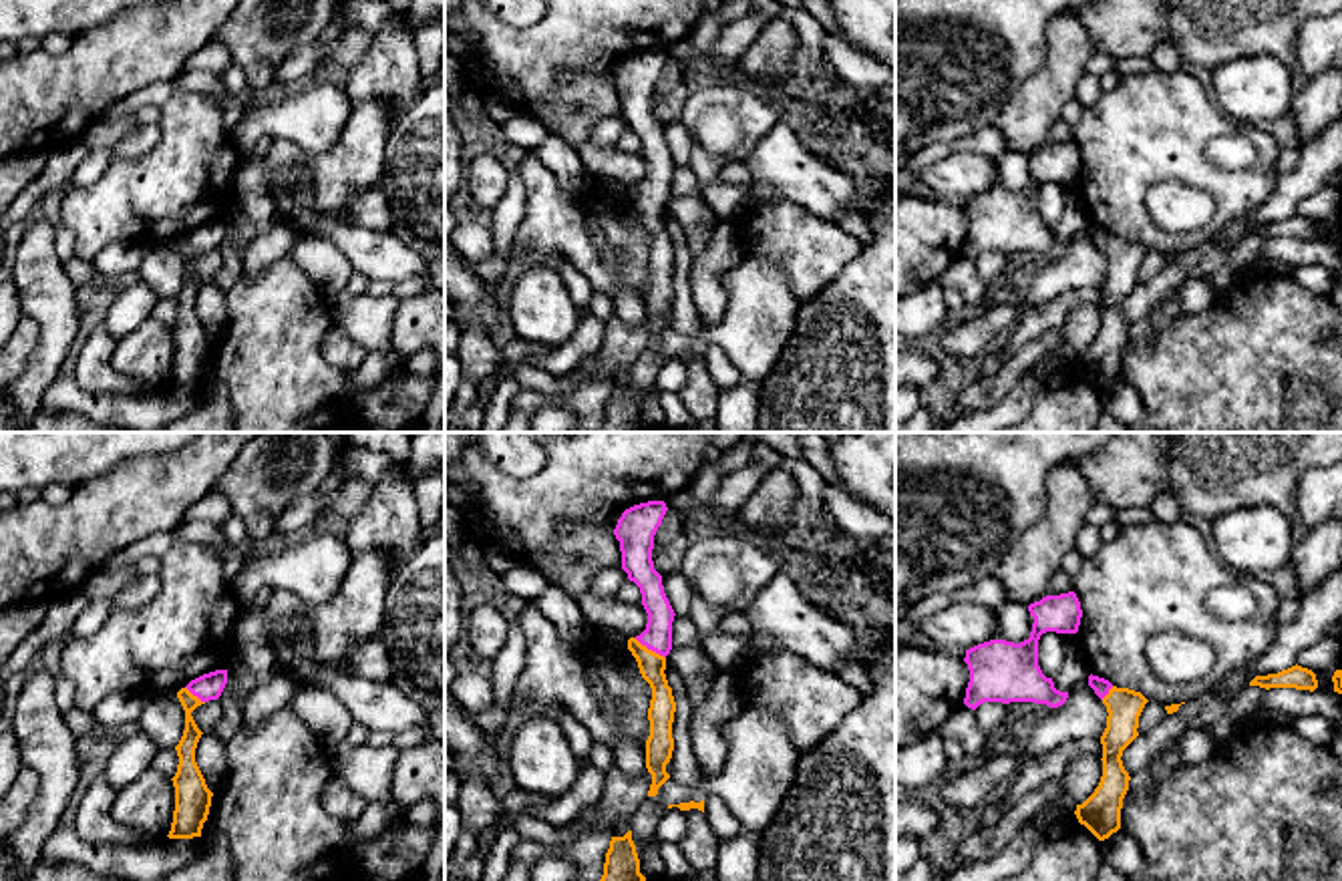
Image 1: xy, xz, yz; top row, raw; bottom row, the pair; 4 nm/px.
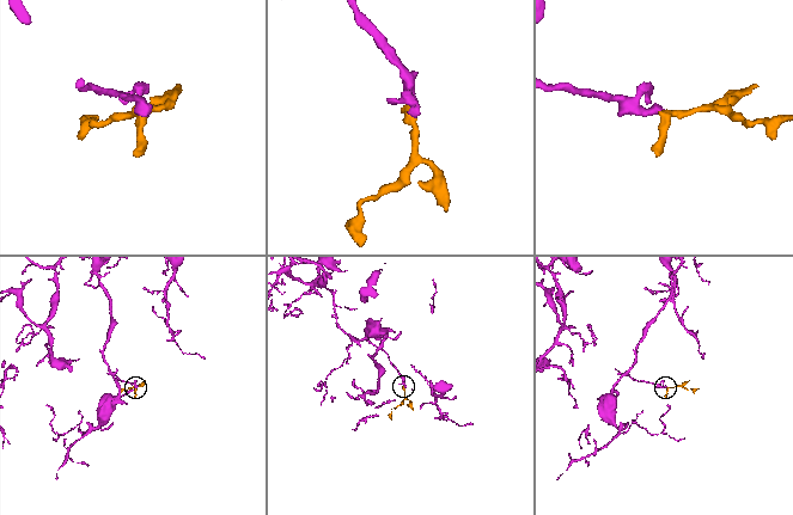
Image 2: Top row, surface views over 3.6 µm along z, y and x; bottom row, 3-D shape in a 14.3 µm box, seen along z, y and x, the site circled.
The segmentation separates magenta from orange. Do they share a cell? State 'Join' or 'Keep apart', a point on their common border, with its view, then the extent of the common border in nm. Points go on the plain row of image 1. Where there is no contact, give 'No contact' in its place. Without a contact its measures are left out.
Join. Touches magenta at xz (650, 198). Shared border 150 nm

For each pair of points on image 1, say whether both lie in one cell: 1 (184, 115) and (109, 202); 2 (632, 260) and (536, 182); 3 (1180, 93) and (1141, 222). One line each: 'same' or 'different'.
1: same
2: same
3: same

